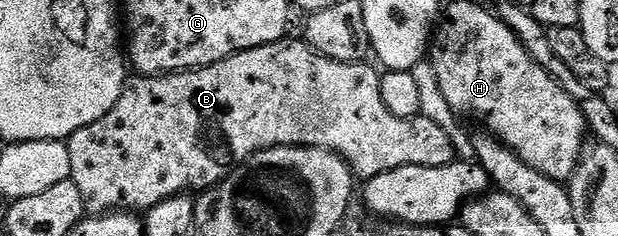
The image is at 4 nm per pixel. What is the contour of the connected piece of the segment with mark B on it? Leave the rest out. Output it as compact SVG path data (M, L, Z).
M287 37L263 47L241 51L224 61L213 63L207 67L199 67L193 71L176 71L172 75L135 74L133 77L127 78L116 105L112 105L112 109L104 117L100 117L100 121L92 121L92 125L84 125L84 129L72 133L69 139L65 140L68 157L72 161L69 179L74 182L76 189L80 189L80 197L84 197L87 212L91 216L111 213L145 213L150 208L160 205L165 199L173 198L174 195L189 191L198 193L203 189L218 186L258 151L267 151L270 147L322 147L326 151L335 151L350 164L350 170L362 181L376 177L380 173L388 173L392 169L400 169L404 165L439 167L455 162L456 152L452 141L448 137L448 133L444 133L444 129L440 129L440 125L436 125L436 121L428 121L421 117L405 119L388 113L388 105L384 105L384 97L380 97L382 81L379 72L376 73L372 68L366 67L365 62L332 61L318 51L313 51L309 43L301 38L298 39Z

